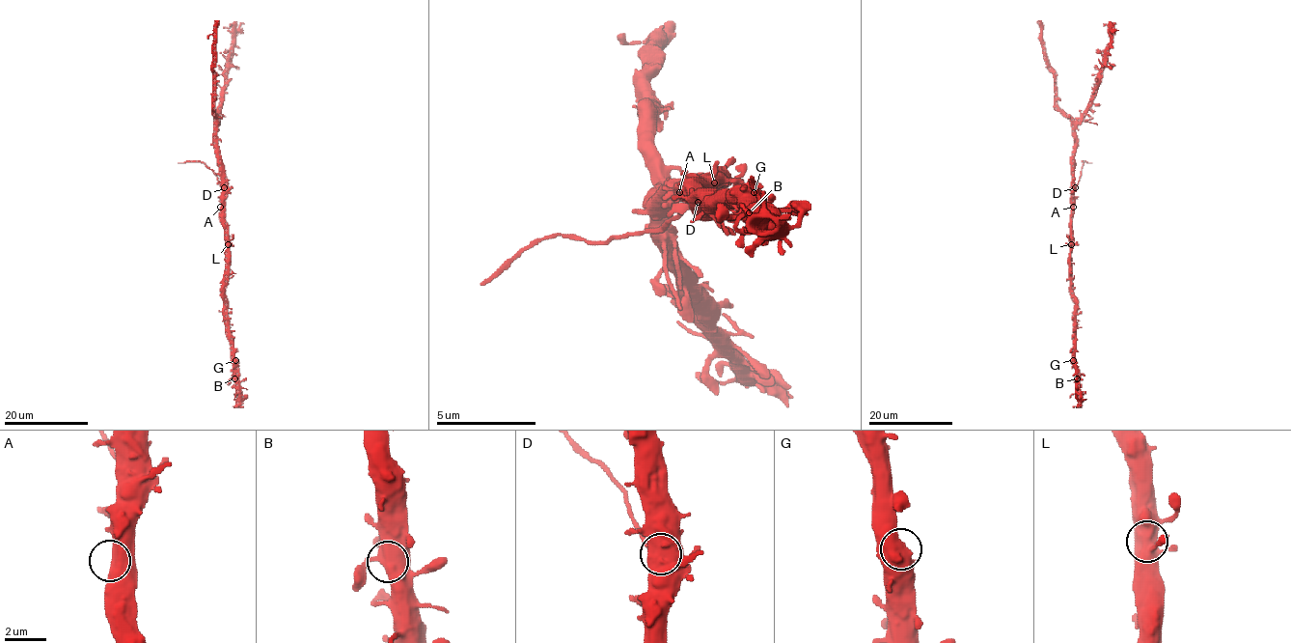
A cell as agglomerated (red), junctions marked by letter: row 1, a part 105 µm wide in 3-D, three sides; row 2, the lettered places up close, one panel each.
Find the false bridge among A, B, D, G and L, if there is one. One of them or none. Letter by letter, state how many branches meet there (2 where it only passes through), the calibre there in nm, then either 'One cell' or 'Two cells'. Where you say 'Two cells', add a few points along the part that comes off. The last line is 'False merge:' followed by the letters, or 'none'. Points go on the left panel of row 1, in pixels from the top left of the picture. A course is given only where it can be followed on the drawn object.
A: Branches: 1. Thickness 700 nm. One cell
B: Branches: 3. Thickness 480 nm. One cell
D: Branches: 3. Thickness 550 nm. Two cells. Course of the part to remove: (224, 188), (217, 176), (203, 163), (178, 163)
G: Branches: 3. Thickness 550 nm. One cell
L: Branches: 5. Thickness 500 nm. One cell
False merge: D

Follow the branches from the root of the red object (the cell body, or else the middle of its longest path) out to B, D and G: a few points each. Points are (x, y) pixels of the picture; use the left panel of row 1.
B: (224, 207), (224, 301), (234, 378)
D: (224, 207), (224, 188)
G: (224, 207), (224, 301), (231, 354), (235, 360)

